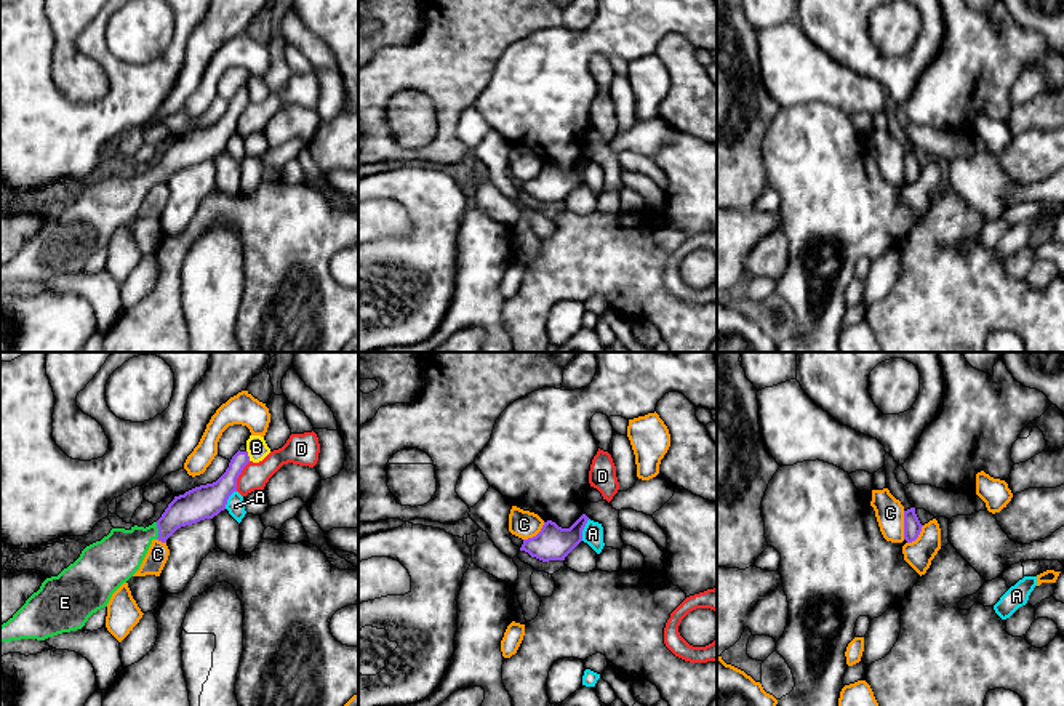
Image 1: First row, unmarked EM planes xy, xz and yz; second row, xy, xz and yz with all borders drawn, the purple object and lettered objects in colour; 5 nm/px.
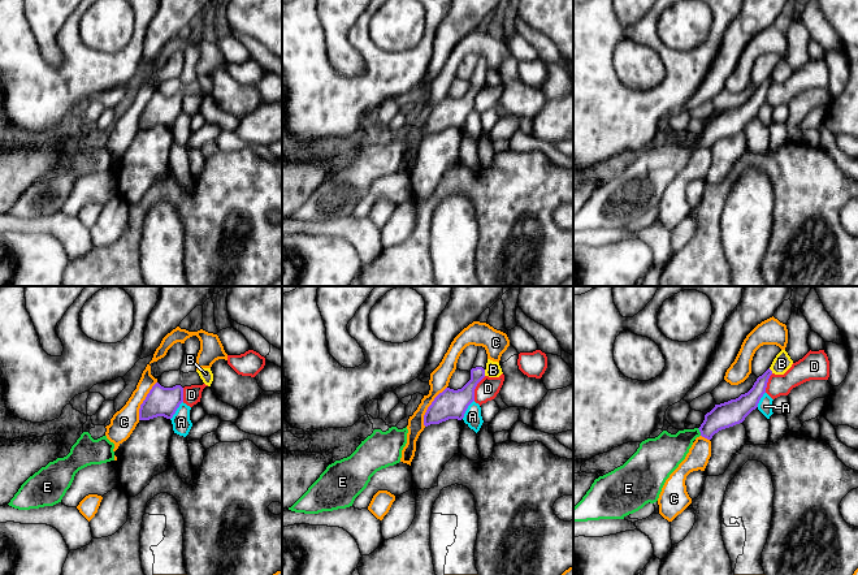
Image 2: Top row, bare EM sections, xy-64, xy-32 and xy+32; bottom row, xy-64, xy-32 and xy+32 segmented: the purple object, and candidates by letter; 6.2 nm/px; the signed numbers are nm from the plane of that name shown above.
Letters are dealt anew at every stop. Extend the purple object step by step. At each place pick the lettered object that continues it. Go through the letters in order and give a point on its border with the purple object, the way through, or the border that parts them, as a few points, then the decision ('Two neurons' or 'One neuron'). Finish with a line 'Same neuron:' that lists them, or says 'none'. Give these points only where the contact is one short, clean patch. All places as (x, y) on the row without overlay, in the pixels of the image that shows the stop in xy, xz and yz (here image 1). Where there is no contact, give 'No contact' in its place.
A: Touches purple at xz (583, 170). Boundary: xz (589, 160), (581, 181). Two neurons
B: Touches purple at xy (247, 96). Boundary: xy (247, 92), (250, 101). Two neurons
C: Touches purple at yz (904, 167). Two neurons
D: Touches purple at xy (239, 116). Boundary: xy (250, 103), (239, 117), (236, 132). Two neurons
E: Touches purple at xy (159, 172). Path across: xy (200, 144), (183, 151), (159, 172), (140, 180), (117, 199). One neuron
Same neuron: E

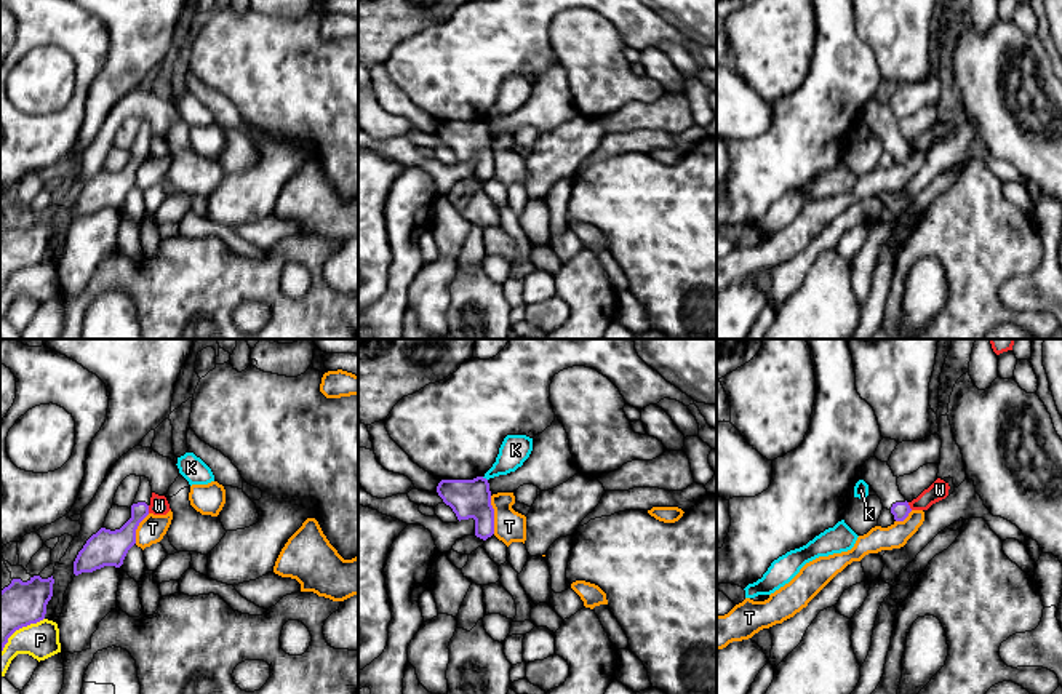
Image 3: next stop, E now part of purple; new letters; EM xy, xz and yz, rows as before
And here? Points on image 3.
K: Touches purple at xz (485, 120). Boundary: xz (482, 119), (487, 122). Two neurons
P: Touches purple at xy (18, 271). Boundary: xy (43, 259), (19, 269), (0, 295). Two neurons
T: Touches purple at xz (493, 157). Boundary: xz (490, 138), (495, 175). Two neurons
W: Touches purple at xy (147, 151). Boundary: xy (147, 147), (149, 154). Two neurons
Same neuron: none

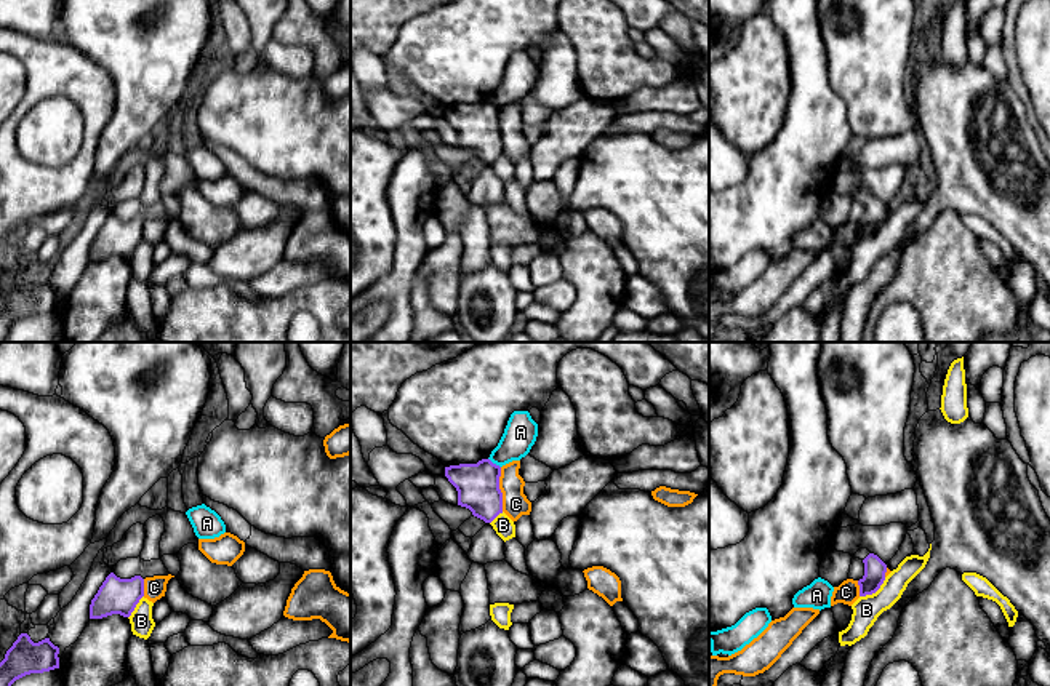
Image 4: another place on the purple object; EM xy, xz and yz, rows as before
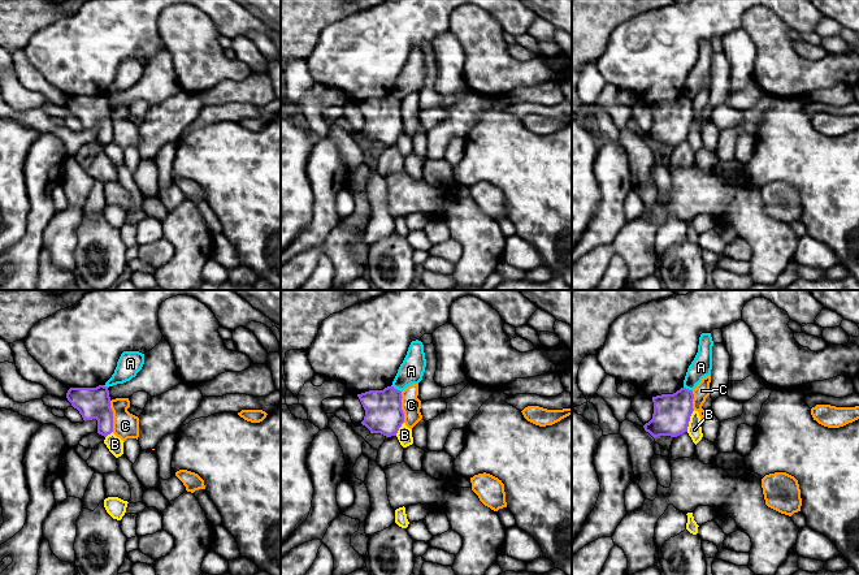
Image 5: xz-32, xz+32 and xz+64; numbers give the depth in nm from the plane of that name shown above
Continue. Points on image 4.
A: Touches purple at xz (495, 106). Boundary: xz (488, 99), (500, 109). Two neurons
B: Touches purple at yz (874, 234). Boundary: yz (885, 219), (874, 234), (860, 239). Two neurons
C: Touches purple at xz (500, 131). Boundary: xz (500, 109), (503, 152). Two neurons
Same neuron: none

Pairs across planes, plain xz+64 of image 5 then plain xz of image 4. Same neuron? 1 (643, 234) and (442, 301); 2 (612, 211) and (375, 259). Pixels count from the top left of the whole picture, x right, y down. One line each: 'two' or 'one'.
1: two
2: two

